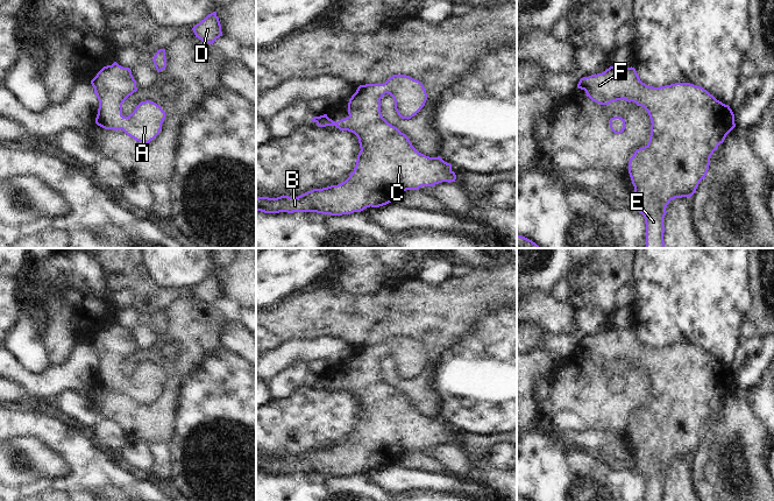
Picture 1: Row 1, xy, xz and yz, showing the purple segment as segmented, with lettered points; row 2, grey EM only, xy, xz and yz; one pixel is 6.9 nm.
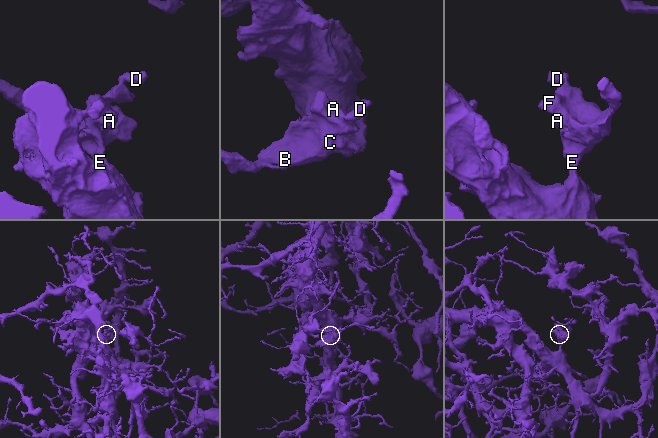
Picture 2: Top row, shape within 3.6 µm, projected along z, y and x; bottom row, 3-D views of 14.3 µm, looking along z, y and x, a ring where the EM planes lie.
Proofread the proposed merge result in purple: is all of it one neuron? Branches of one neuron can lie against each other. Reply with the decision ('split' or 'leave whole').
leave whole

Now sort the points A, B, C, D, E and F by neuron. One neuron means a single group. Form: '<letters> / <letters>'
A B C D E F

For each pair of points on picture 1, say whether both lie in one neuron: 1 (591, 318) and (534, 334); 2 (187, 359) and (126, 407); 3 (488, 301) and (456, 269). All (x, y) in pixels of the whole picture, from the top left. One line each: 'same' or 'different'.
1: different
2: same
3: different

